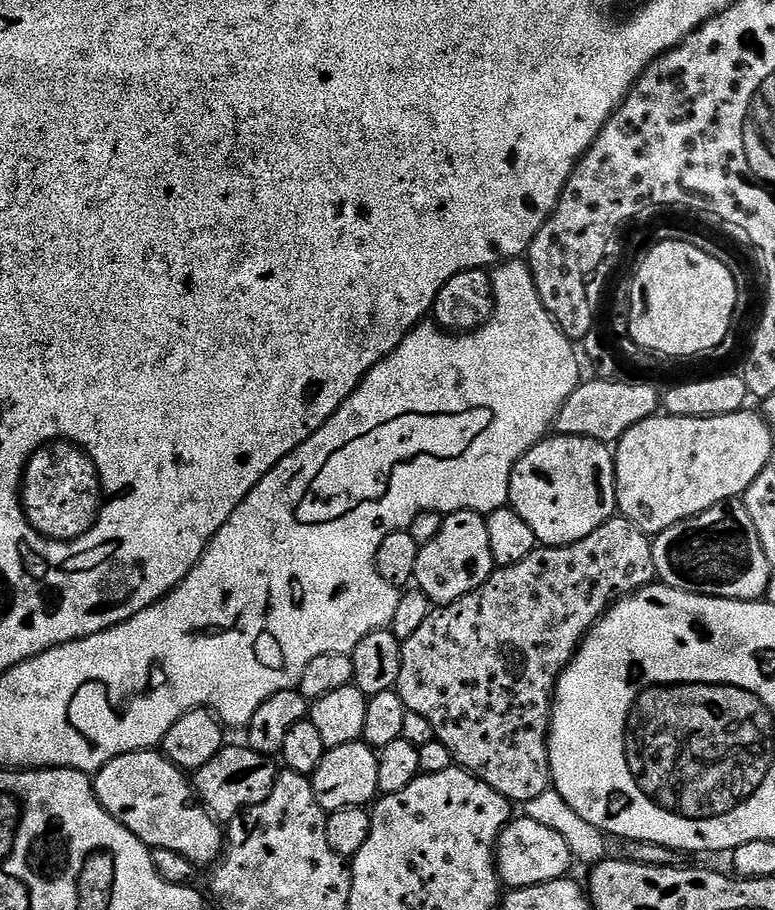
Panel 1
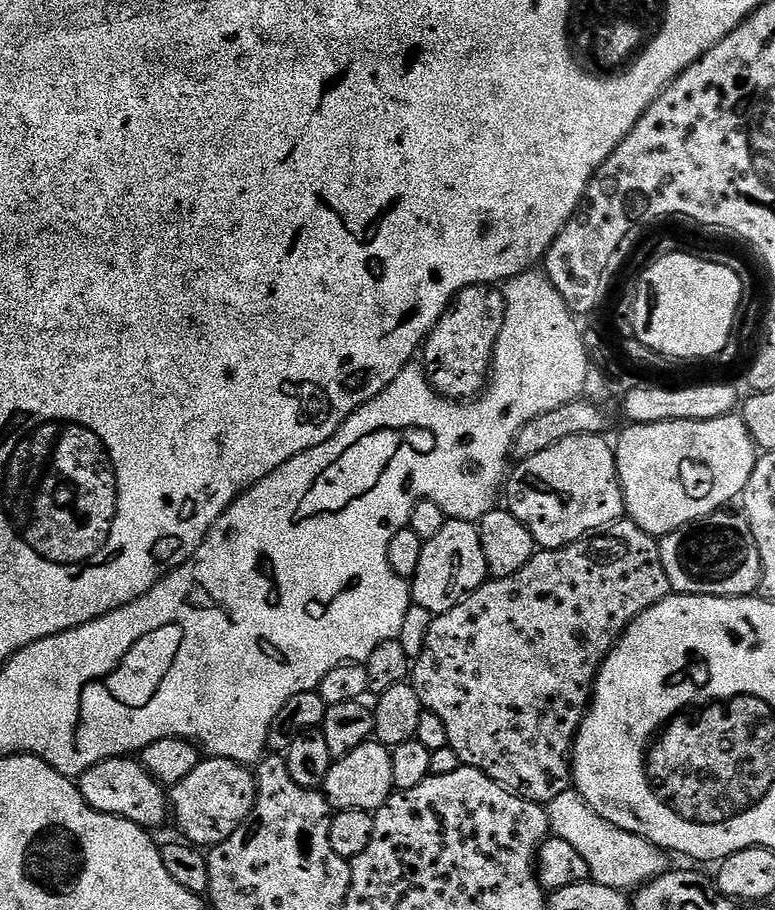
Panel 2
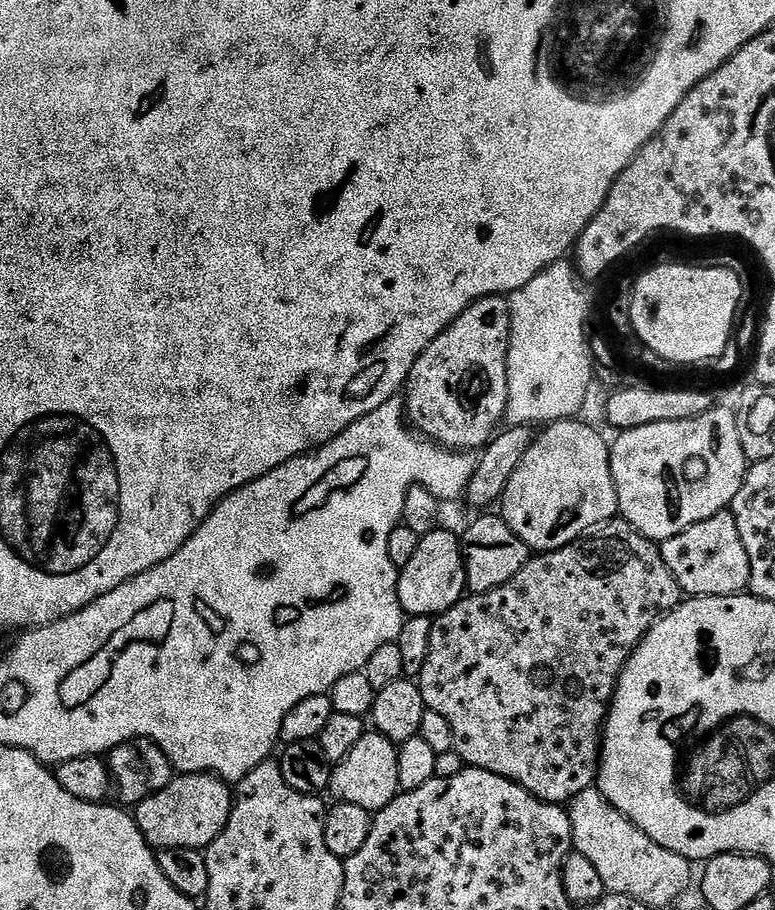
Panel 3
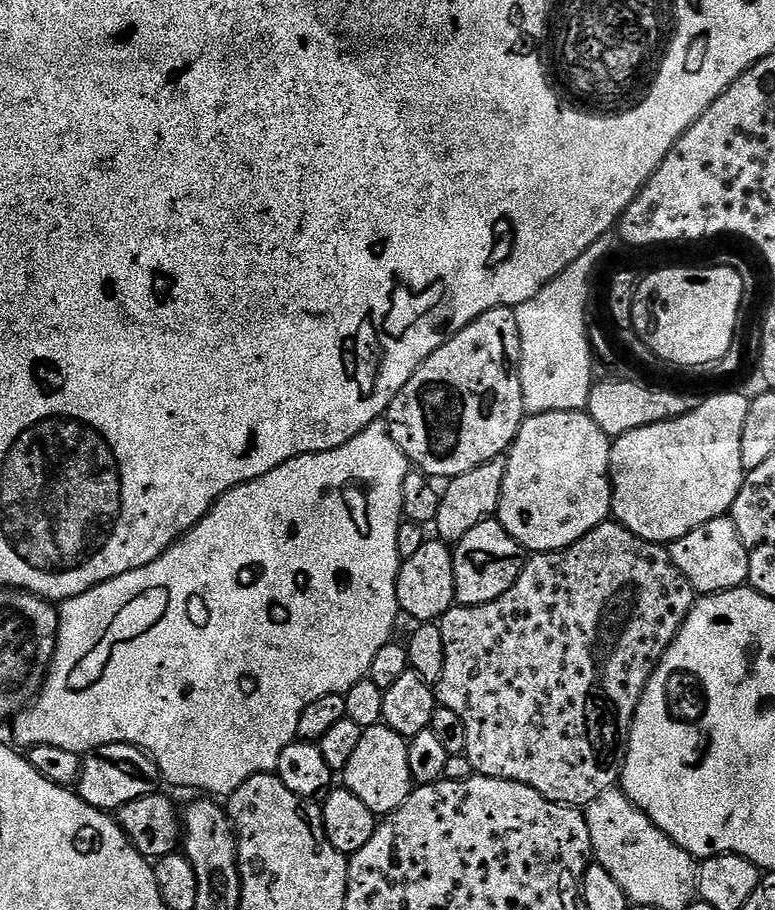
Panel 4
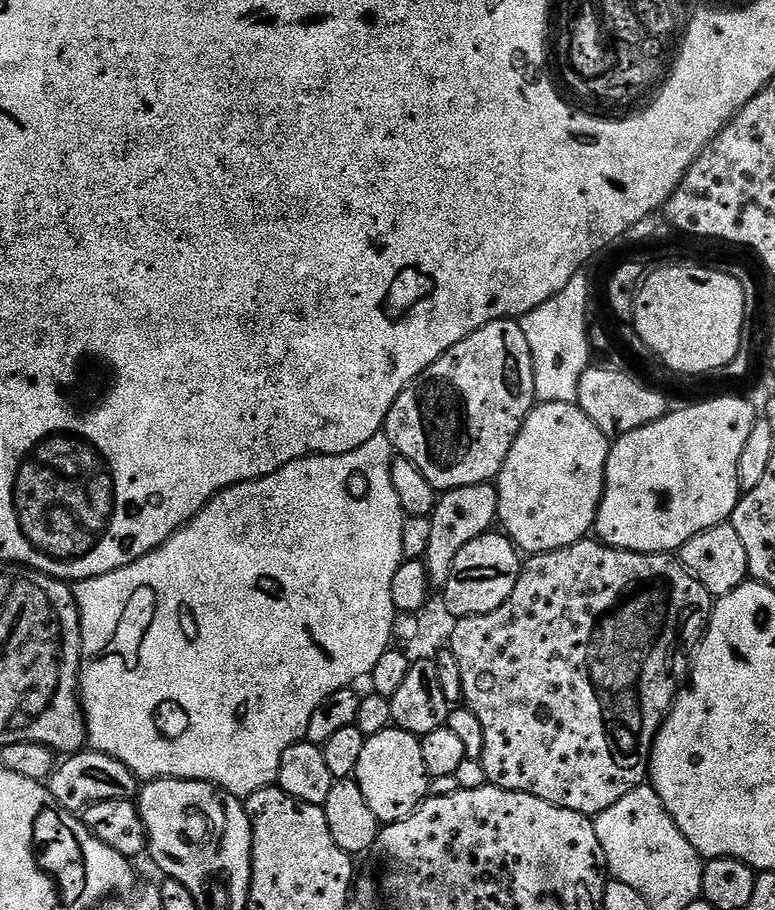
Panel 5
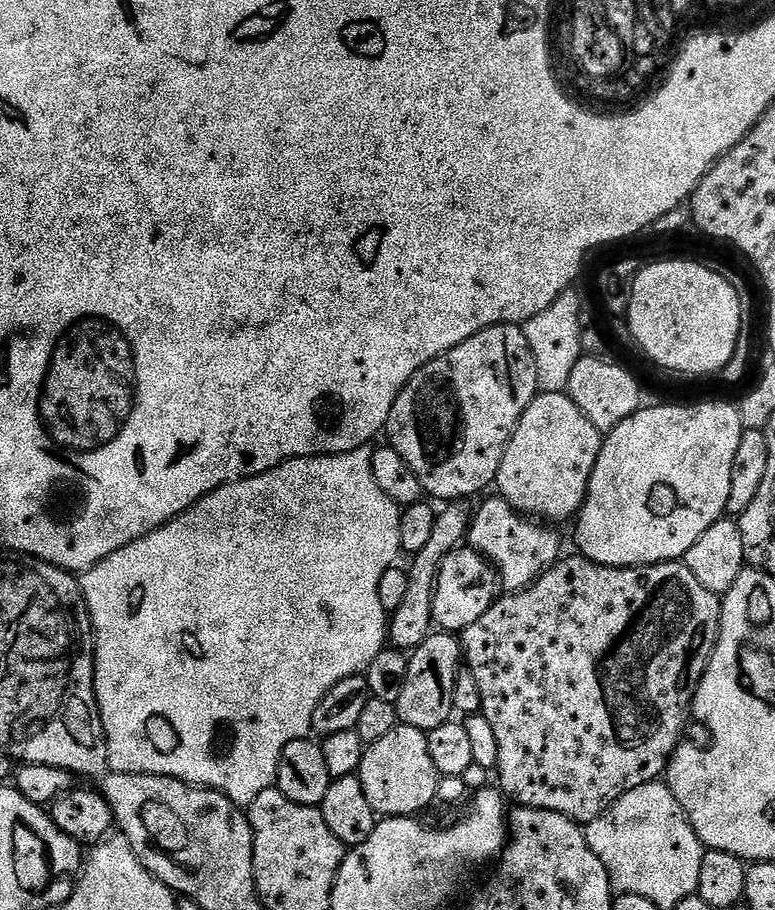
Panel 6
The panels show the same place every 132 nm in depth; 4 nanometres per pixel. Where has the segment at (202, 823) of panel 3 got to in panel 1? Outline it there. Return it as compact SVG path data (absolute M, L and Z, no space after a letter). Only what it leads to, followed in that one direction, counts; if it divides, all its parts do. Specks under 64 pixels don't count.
M247 746L221 748L218 754L214 754L214 758L210 758L210 762L206 762L206 766L202 766L194 774L194 791L199 803L217 821L227 822L240 815L245 808L266 802L270 790L274 790L278 775L278 768L272 763L269 757Z

